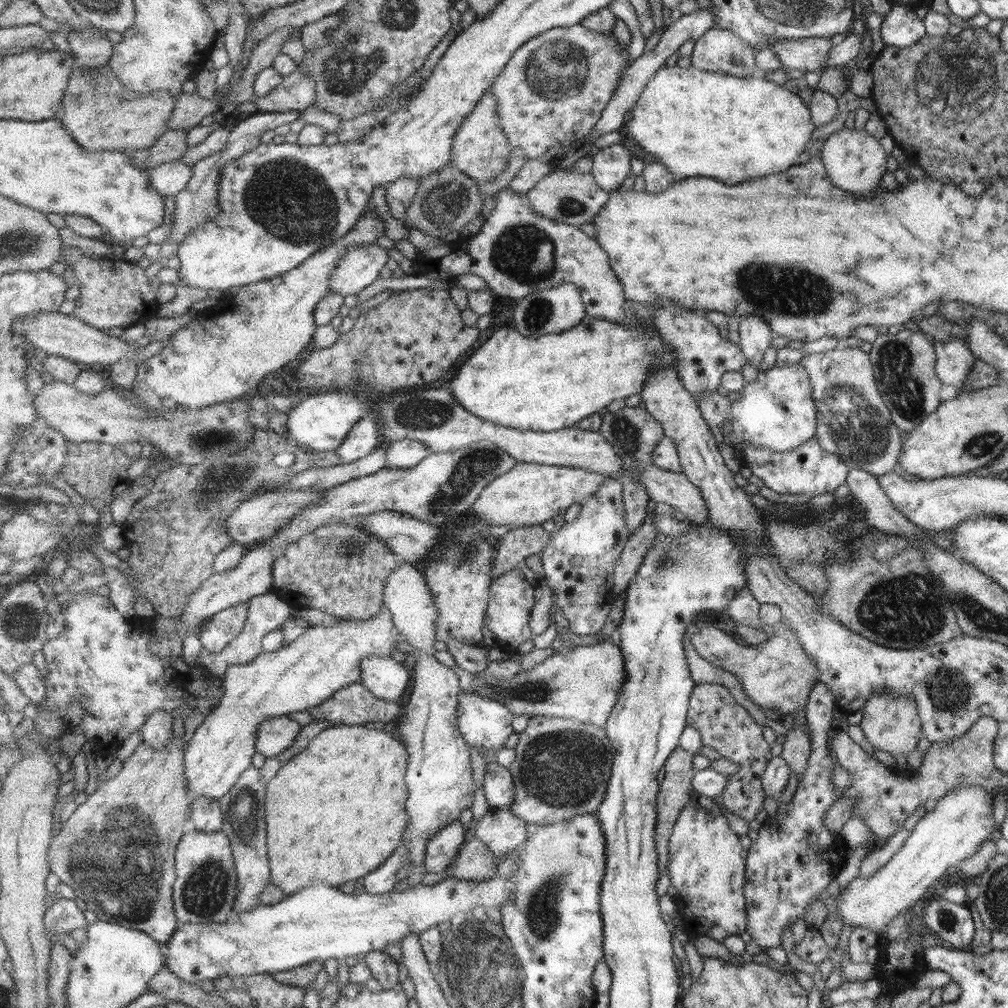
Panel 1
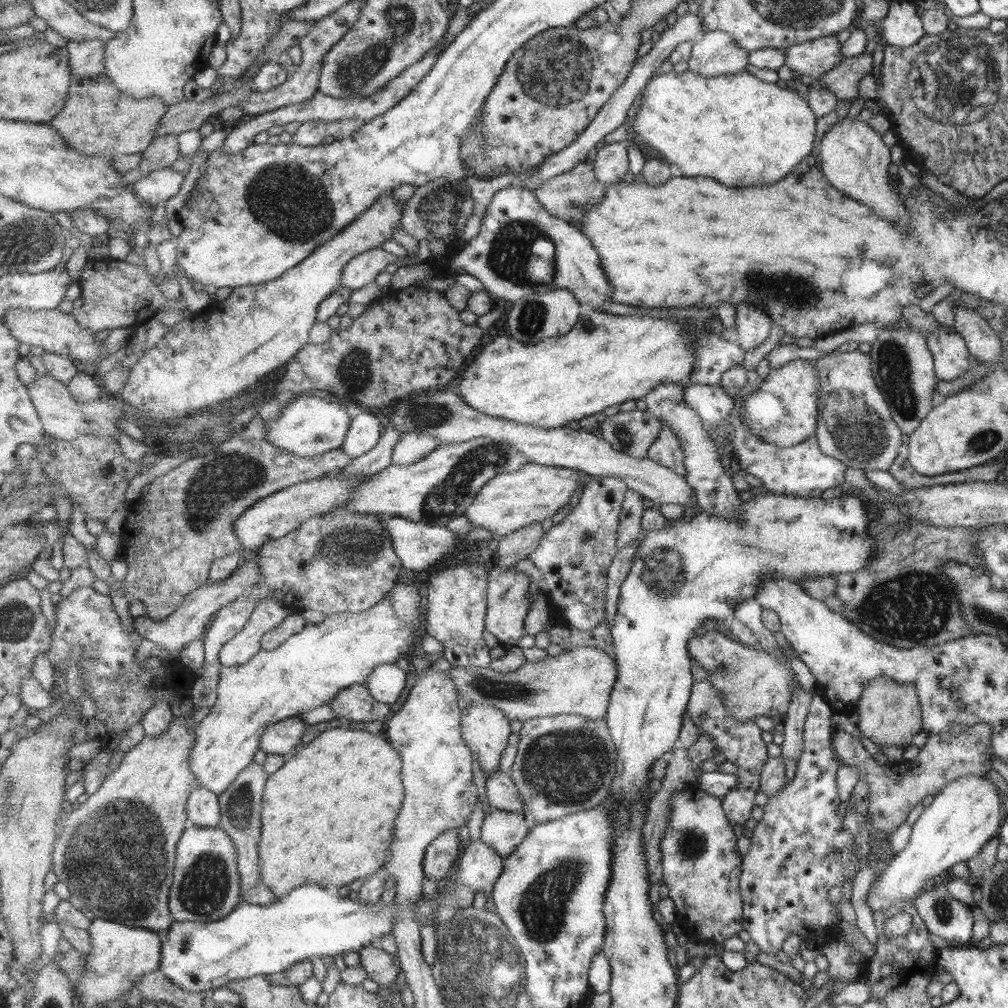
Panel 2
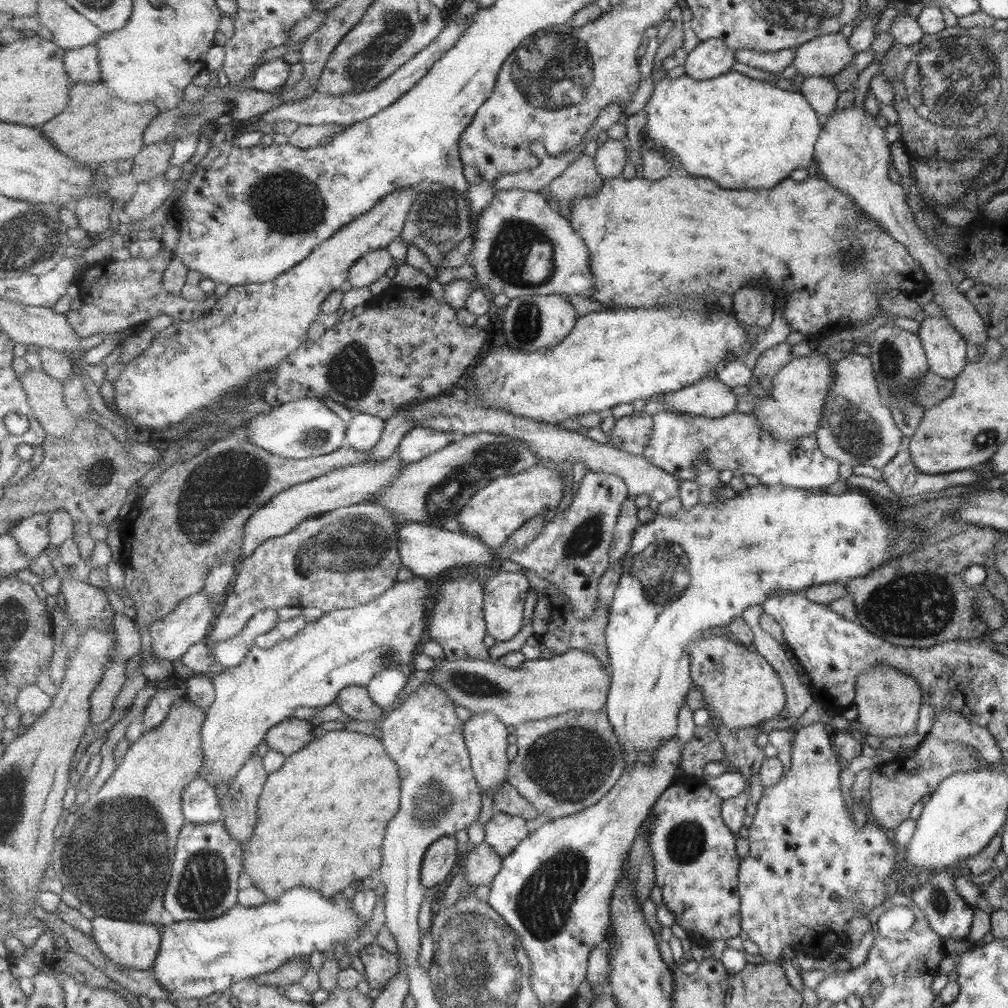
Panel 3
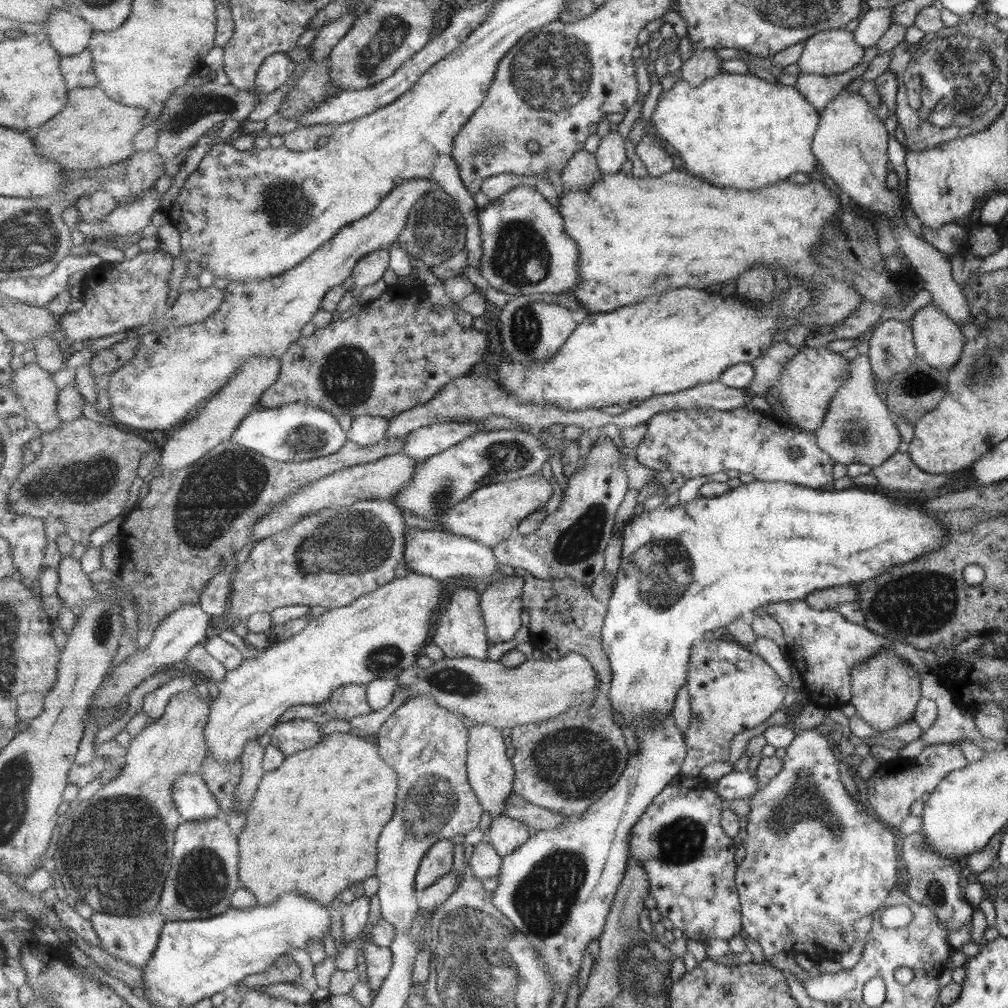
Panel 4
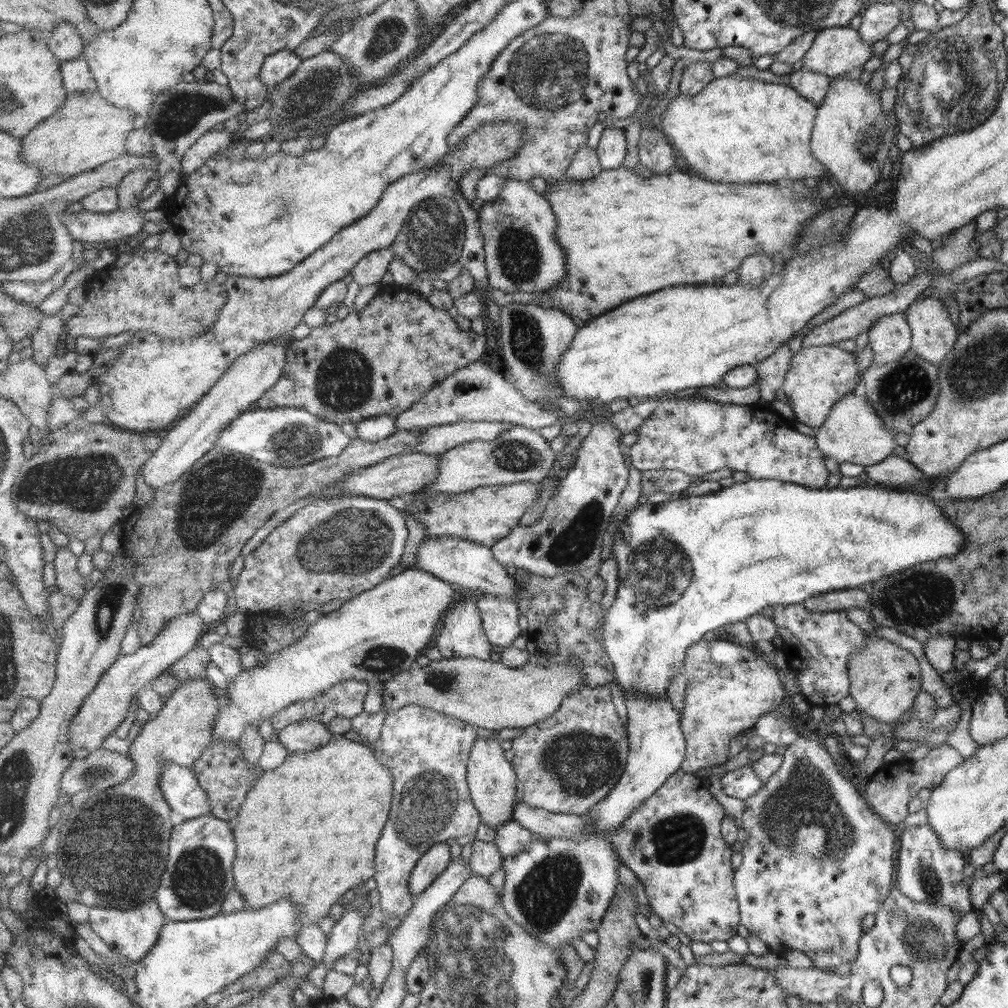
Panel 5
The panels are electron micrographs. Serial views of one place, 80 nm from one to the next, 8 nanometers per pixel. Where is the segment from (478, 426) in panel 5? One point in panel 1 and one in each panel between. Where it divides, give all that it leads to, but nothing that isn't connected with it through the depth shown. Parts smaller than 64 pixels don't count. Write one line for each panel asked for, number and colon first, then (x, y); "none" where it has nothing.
1: (404, 454)
2: (413, 447)
3: (420, 442)
4: (427, 441)

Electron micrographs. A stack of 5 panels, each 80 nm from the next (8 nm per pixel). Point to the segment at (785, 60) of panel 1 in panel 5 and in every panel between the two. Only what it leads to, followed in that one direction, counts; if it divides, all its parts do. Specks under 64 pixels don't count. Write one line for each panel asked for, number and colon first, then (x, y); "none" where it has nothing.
2: (814, 57)
3: (825, 55)
4: (831, 52)
5: (836, 50)

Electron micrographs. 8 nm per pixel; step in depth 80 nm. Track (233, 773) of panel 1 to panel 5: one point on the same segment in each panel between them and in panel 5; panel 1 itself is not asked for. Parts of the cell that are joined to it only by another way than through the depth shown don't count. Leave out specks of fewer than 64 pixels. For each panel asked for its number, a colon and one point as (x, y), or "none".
2: (308, 670)
3: (346, 647)
4: (381, 634)
5: (381, 632)

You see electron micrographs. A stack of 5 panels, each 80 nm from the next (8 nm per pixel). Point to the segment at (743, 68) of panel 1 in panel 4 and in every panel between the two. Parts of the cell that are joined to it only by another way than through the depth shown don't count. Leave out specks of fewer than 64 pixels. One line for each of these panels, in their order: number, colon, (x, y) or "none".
2: (716, 53)
3: (710, 59)
4: (703, 64)

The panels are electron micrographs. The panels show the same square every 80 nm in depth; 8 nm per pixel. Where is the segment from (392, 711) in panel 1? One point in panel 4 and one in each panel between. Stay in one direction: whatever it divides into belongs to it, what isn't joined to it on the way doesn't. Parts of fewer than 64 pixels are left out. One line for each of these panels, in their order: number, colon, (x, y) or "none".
2: (356, 703)
3: (355, 701)
4: (349, 701)

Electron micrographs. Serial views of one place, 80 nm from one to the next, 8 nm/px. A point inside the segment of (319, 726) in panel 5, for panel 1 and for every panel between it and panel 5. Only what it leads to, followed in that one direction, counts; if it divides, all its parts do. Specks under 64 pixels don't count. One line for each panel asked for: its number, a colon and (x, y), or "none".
1: (277, 734)
2: (285, 737)
3: (293, 734)
4: (291, 737)

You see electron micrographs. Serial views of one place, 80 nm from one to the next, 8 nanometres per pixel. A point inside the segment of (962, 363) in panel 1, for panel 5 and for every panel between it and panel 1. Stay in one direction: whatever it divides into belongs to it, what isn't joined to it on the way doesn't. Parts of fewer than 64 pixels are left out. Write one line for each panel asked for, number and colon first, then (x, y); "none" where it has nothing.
2: (951, 359)
3: (945, 350)
4: (937, 341)
5: (932, 335)

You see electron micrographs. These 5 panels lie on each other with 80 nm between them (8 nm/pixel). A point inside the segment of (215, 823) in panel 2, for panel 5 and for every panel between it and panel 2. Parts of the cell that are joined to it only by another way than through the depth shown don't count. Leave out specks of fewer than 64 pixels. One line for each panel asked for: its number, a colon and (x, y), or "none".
3: (201, 804)
4: (195, 800)
5: (184, 793)

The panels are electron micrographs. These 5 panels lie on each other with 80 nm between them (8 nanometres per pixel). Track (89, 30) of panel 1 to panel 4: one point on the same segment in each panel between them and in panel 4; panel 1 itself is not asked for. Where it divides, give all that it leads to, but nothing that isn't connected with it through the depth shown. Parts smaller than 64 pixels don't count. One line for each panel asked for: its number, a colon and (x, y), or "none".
2: (87, 58)
3: (83, 64)
4: (79, 70)

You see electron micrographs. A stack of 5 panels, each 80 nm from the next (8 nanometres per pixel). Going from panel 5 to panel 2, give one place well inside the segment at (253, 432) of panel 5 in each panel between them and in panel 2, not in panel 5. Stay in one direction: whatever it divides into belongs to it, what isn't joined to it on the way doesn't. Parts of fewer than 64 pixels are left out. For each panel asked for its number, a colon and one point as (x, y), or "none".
2: (309, 426)
3: (301, 429)
4: (297, 432)

